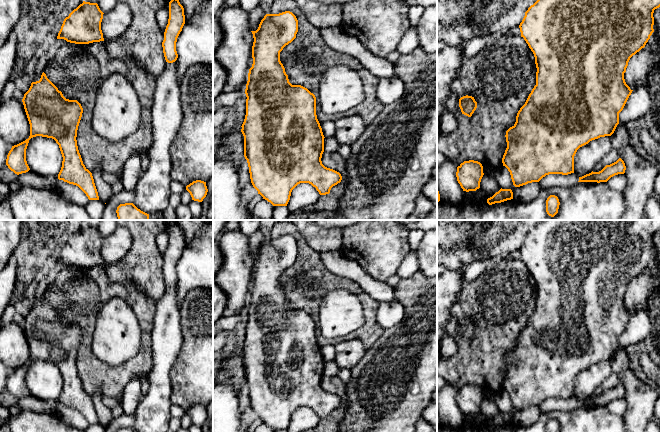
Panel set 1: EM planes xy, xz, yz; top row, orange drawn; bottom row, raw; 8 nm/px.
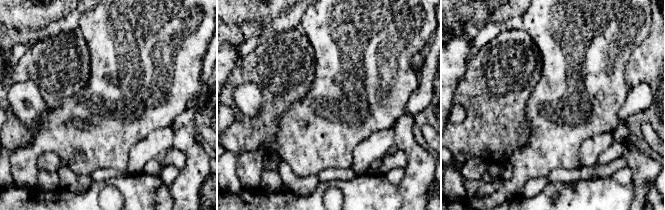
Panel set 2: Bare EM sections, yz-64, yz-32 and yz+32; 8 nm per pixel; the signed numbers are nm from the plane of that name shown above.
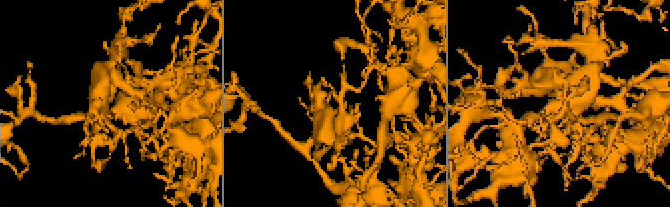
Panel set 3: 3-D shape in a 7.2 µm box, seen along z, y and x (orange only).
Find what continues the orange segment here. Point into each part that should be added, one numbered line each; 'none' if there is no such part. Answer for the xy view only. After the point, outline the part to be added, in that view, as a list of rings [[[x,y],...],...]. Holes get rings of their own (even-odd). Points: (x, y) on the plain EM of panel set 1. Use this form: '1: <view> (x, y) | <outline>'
none

